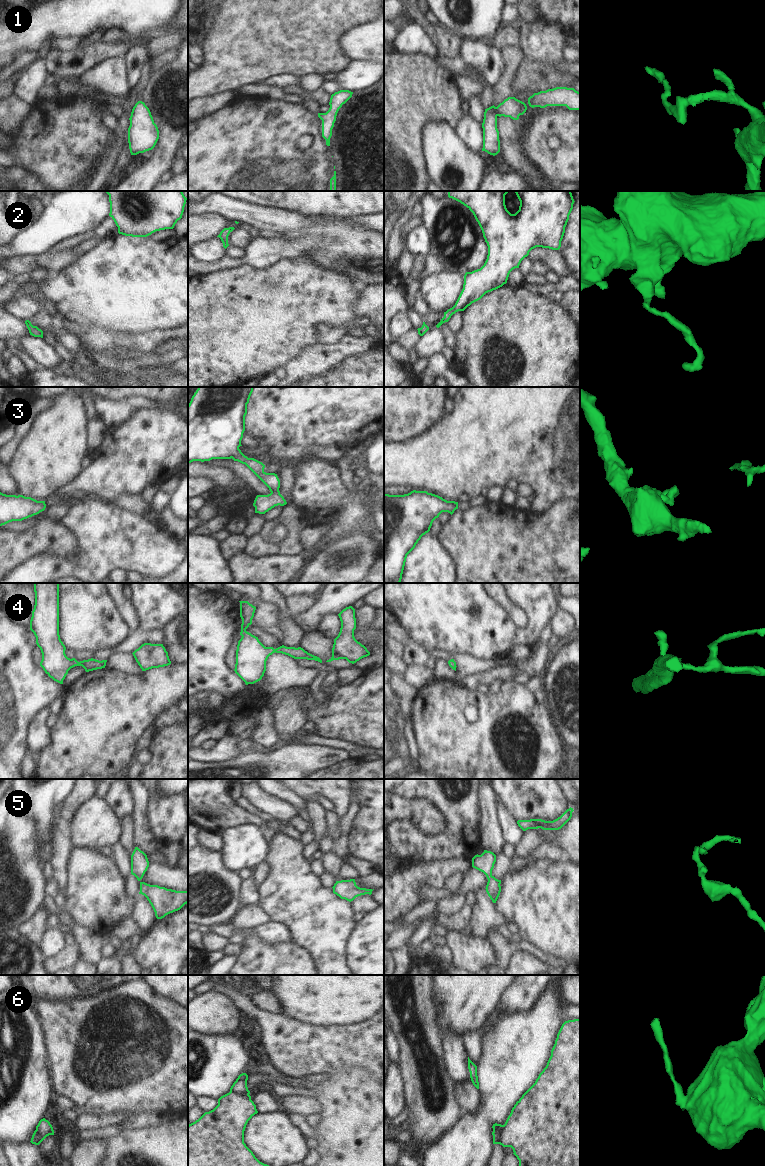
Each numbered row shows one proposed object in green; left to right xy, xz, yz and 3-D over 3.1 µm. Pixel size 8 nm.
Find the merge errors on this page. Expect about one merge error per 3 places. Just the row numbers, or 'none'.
6.

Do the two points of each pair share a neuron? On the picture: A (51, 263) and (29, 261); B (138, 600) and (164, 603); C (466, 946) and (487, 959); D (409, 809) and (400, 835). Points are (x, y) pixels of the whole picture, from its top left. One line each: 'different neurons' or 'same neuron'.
A: same neuron
B: same neuron
C: same neuron
D: different neurons

